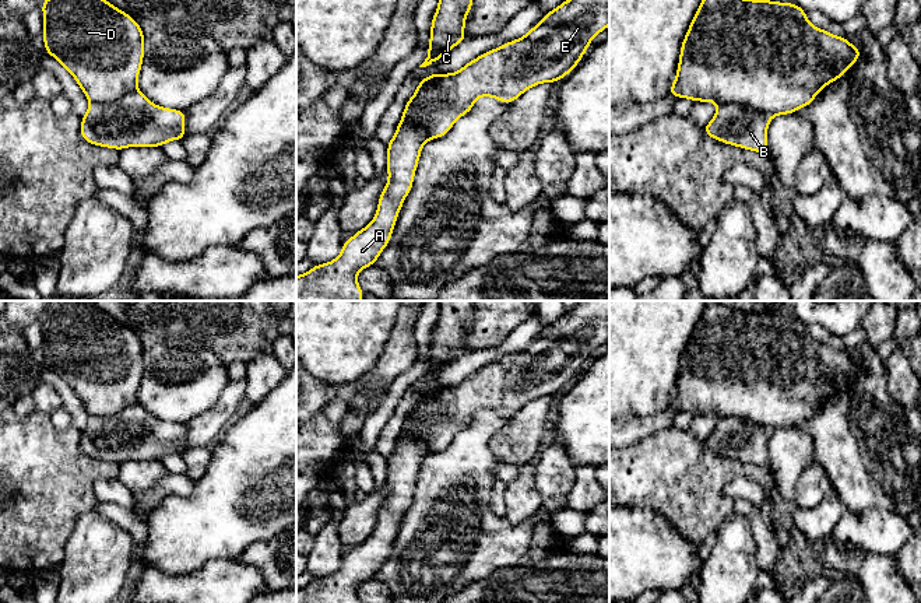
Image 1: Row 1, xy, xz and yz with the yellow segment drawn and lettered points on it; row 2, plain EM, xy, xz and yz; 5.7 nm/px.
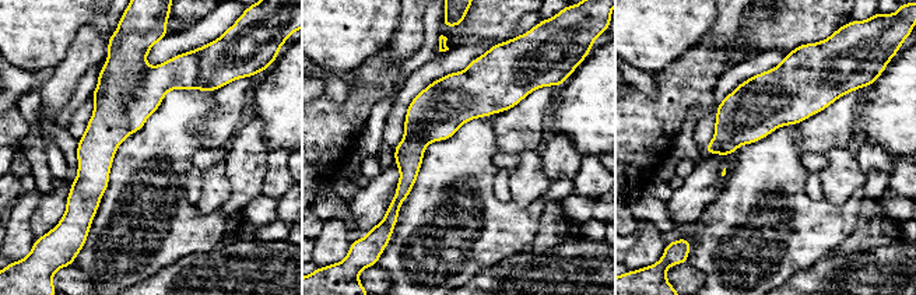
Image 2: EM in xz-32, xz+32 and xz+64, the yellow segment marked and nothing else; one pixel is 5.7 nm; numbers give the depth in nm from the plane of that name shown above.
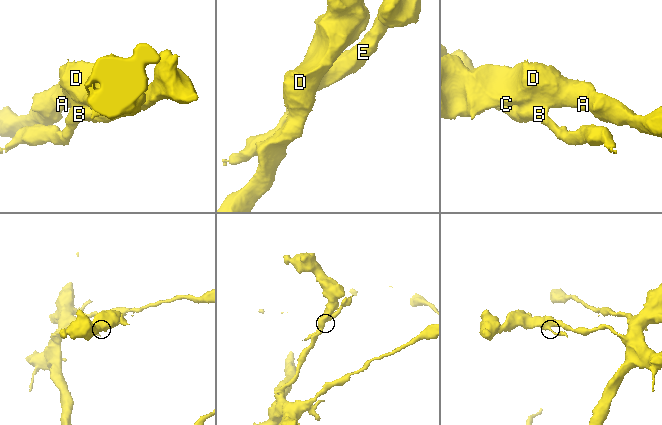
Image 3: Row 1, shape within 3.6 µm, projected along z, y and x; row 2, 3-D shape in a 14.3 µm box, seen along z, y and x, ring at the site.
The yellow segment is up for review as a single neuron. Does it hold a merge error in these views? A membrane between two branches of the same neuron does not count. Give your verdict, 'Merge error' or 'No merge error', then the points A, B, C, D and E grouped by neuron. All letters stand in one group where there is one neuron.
Merge error. Groups: A C D / B E

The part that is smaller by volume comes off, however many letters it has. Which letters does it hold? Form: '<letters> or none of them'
B, E

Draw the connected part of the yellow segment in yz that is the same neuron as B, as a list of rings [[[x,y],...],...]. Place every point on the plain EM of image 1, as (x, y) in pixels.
[[[739,417],[718,418],[714,431],[703,439],[704,448],[724,457],[767,467],[770,431]]]

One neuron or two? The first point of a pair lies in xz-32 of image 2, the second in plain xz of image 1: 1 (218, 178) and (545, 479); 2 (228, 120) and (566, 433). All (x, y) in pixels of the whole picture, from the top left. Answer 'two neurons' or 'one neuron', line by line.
1: two neurons
2: two neurons

